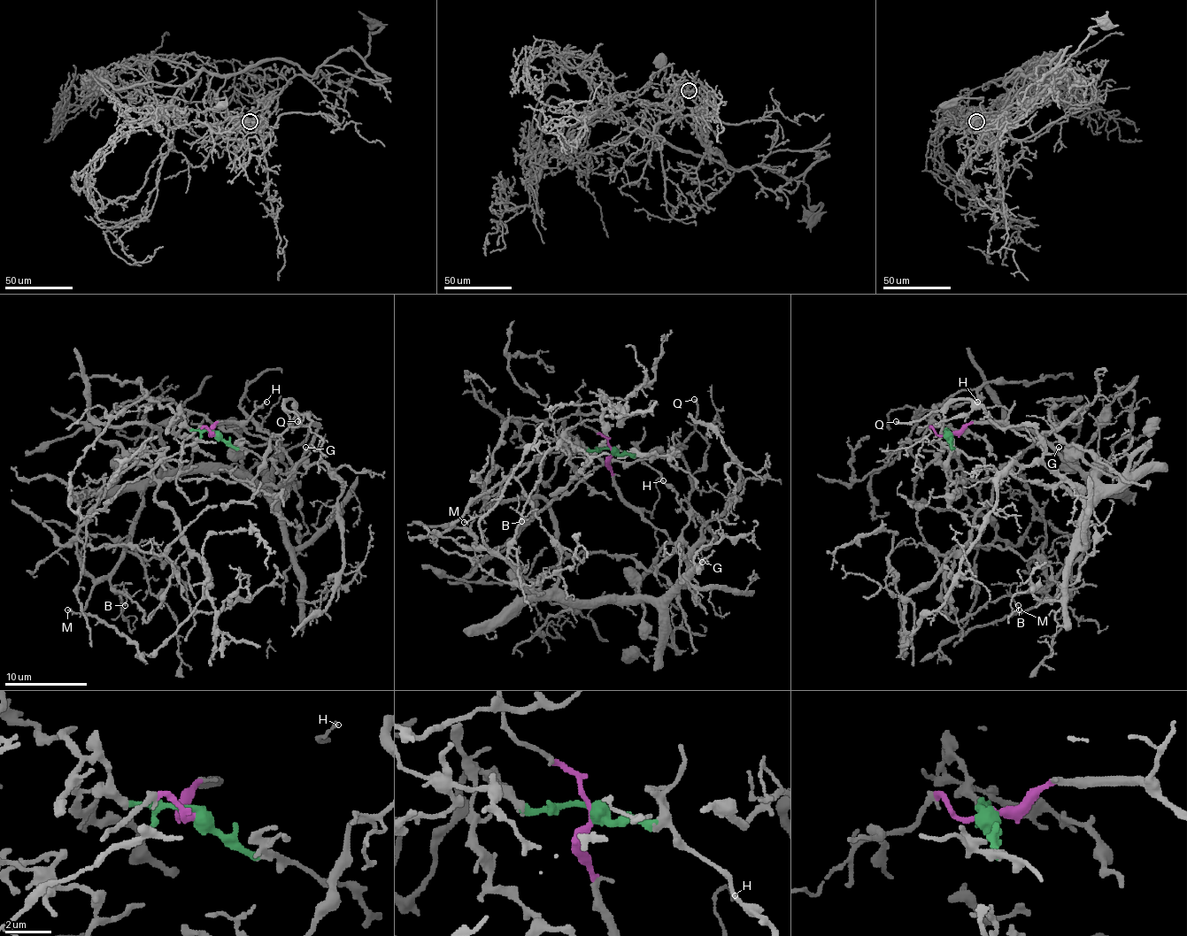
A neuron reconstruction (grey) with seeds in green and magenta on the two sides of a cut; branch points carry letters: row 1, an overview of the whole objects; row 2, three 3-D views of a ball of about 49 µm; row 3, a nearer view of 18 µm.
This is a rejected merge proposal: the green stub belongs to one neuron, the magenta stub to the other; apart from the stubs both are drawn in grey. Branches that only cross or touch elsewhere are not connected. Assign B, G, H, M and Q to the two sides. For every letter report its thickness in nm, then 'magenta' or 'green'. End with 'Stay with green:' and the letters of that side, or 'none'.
B: calibre 110 nm; magenta
G: calibre 130 nm; magenta
H: calibre 130 nm; magenta
M: calibre 160 nm; magenta
Q: calibre 190 nm; magenta
Stay with green: none

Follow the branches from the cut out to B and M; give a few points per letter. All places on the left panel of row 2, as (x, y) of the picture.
B: (215, 434), (235, 422), (271, 438), (291, 486), (275, 502), (227, 471), (164, 471), (110, 583), (124, 606)
M: (215, 434), (235, 422), (271, 438), (291, 486), (275, 502), (227, 471), (164, 471), (124, 558), (68, 609)

